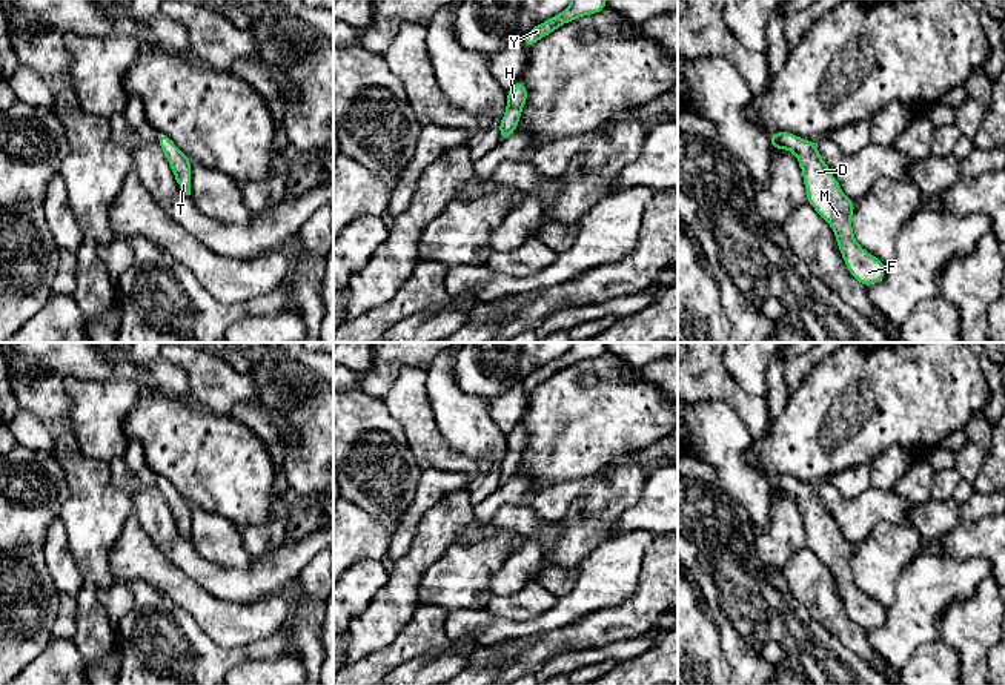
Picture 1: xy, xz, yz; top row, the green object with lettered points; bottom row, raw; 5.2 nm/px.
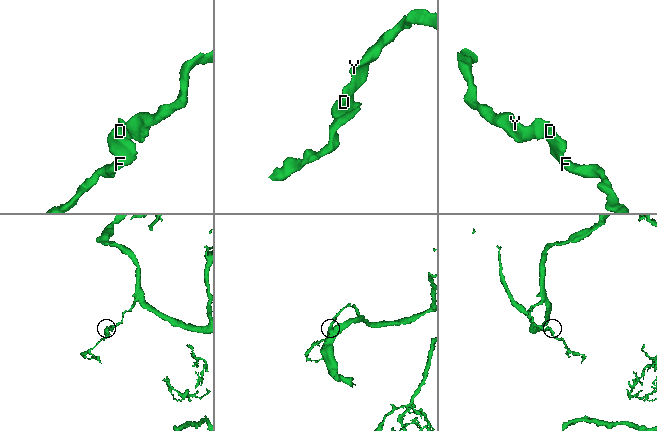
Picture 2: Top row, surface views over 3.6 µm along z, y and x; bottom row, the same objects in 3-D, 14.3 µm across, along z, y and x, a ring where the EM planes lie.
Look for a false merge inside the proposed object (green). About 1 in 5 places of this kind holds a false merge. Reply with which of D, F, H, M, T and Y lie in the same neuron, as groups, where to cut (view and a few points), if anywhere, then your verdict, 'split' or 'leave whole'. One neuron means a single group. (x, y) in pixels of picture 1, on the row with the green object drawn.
D F H M T Y; no cut; leave whole

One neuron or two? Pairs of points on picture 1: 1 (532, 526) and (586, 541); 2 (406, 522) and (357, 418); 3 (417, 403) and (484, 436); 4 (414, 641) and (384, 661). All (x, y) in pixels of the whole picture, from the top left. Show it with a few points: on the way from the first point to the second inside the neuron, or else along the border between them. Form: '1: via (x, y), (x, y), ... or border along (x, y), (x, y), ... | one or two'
1: border along (560, 519), (563, 536), (552, 550), (543, 555) | two
2: border along (417, 481), (409, 507), (389, 535) | two
3: border along (426, 375), (429, 407), (437, 429), (449, 443) | two
4: via (406, 647), (392, 656) | one

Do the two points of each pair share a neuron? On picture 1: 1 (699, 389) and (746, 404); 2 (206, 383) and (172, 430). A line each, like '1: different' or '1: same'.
1: same
2: different

